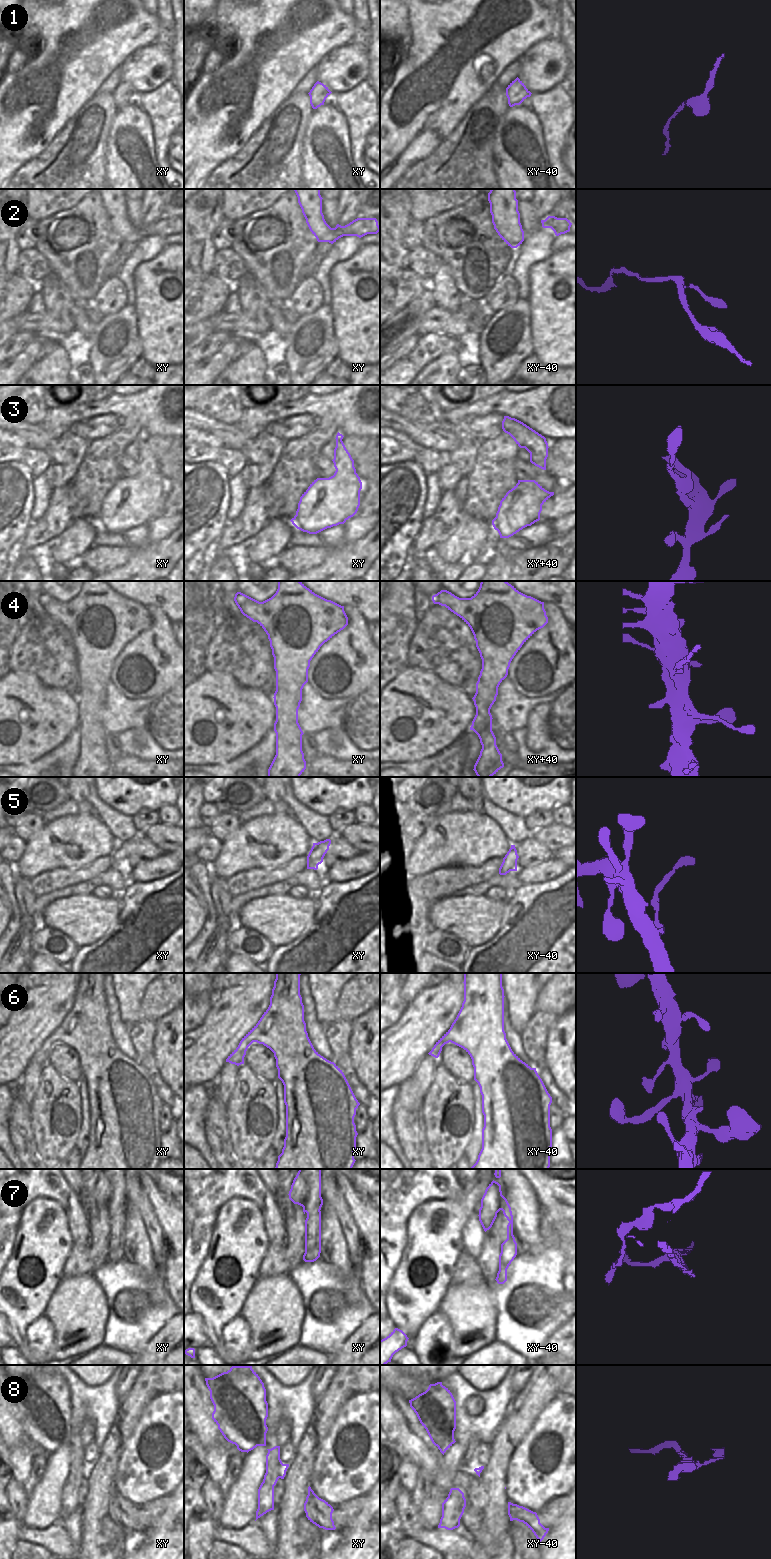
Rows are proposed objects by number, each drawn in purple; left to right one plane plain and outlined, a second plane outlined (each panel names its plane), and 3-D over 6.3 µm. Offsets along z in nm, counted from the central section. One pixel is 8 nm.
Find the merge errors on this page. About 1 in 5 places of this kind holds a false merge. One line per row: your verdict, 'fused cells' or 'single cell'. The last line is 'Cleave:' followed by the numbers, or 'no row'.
1: single cell
2: single cell
3: single cell
4: single cell
5: single cell
6: single cell
7: fused cells
8: fused cells
Cleave: 7, 8

